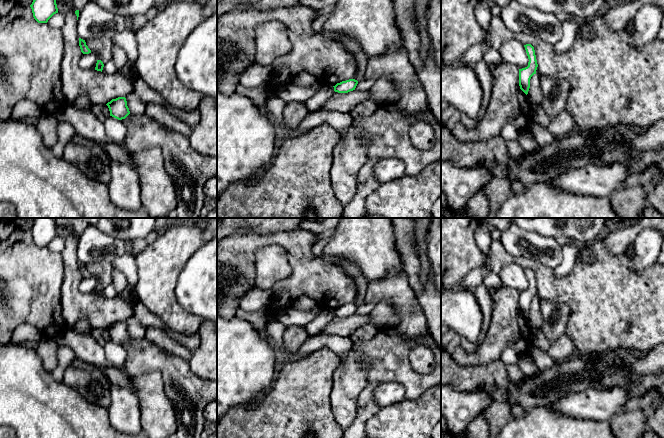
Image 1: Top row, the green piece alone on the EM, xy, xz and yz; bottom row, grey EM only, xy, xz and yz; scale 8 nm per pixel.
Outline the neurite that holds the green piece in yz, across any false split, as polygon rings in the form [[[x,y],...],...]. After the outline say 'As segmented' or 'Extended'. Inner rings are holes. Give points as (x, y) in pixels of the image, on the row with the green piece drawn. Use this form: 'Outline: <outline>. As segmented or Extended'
Outline: [[[531,44],[524,45],[529,62],[528,66],[522,69],[519,69],[519,86],[520,89],[527,95],[530,88],[530,79],[536,74],[538,67],[535,50]]]. As segmented

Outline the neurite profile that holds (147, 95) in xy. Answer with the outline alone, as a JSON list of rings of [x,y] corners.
[[[140,78],[133,82],[134,85],[134,93],[140,98],[140,100],[144,104],[156,103],[162,104],[166,107],[166,109],[177,116],[179,119],[184,121],[190,127],[196,126],[200,121],[200,111],[195,109],[193,111],[184,111],[170,106],[162,95],[160,95],[155,90],[148,87]]]

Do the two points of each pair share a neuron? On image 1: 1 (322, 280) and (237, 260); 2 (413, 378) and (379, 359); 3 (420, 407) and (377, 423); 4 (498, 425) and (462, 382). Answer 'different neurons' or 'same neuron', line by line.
1: same neuron
2: same neuron
3: same neuron
4: same neuron

